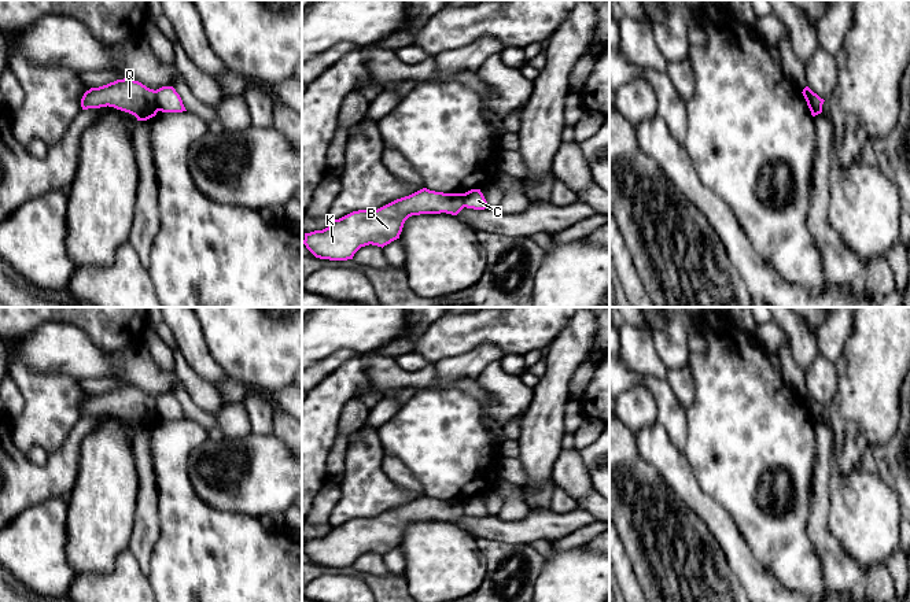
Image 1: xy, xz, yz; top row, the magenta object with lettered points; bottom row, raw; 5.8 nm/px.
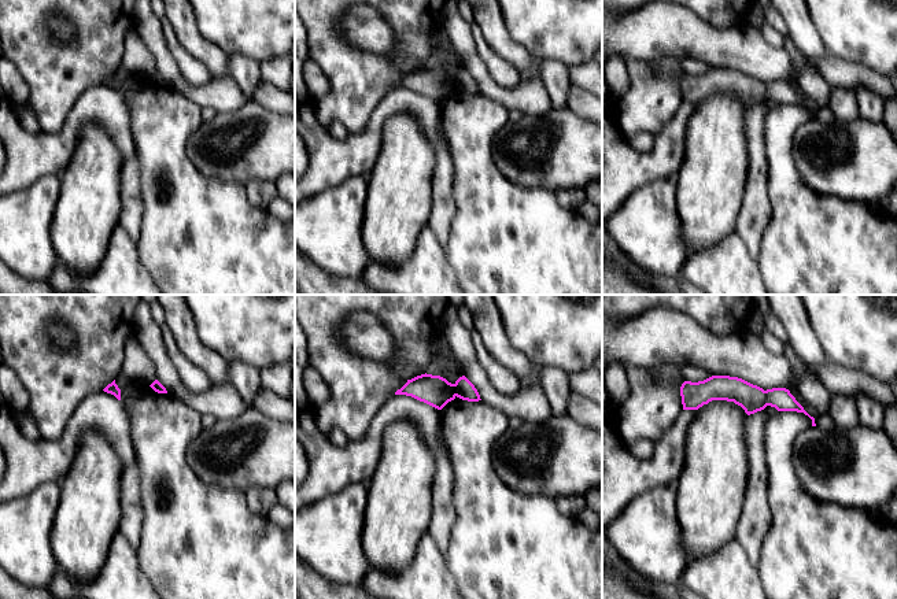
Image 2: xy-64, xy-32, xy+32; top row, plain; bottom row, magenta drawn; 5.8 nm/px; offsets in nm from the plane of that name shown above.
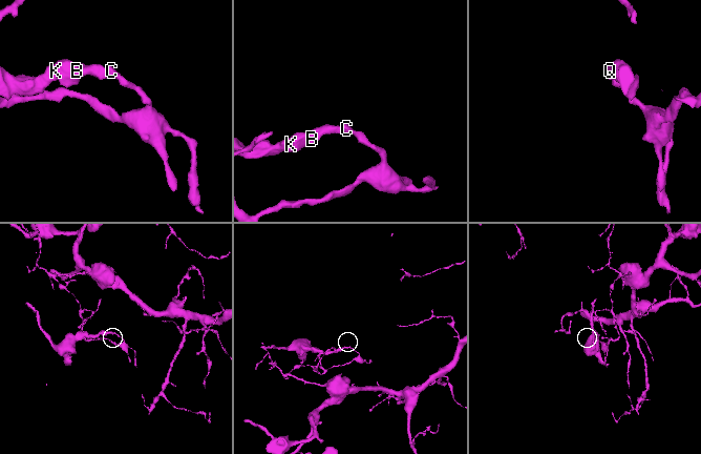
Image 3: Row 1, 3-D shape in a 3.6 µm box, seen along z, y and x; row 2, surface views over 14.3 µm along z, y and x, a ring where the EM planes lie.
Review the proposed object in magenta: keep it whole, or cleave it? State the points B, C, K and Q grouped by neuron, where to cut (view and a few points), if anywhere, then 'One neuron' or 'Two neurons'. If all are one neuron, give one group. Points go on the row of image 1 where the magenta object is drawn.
Groups: B K Q / C. Split along xy (154, 91), (159, 110). Two neurons

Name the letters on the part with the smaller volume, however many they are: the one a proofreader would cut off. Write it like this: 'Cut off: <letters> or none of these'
Cut off: B, K, Q

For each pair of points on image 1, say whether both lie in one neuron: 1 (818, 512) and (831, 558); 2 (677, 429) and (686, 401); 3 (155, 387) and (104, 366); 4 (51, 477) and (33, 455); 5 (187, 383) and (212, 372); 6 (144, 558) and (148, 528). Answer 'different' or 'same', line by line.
1: same
2: different
3: same
4: different
5: different
6: same

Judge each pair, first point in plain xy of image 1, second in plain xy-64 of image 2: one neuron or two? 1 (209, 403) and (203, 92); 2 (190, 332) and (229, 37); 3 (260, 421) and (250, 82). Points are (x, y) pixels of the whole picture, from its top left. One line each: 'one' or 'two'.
1: two
2: two
3: one

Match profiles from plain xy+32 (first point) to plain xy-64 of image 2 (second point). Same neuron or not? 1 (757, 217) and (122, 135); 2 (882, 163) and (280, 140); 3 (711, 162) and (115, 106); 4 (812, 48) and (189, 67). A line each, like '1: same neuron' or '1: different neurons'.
1: same neuron
2: same neuron
3: different neurons
4: different neurons

